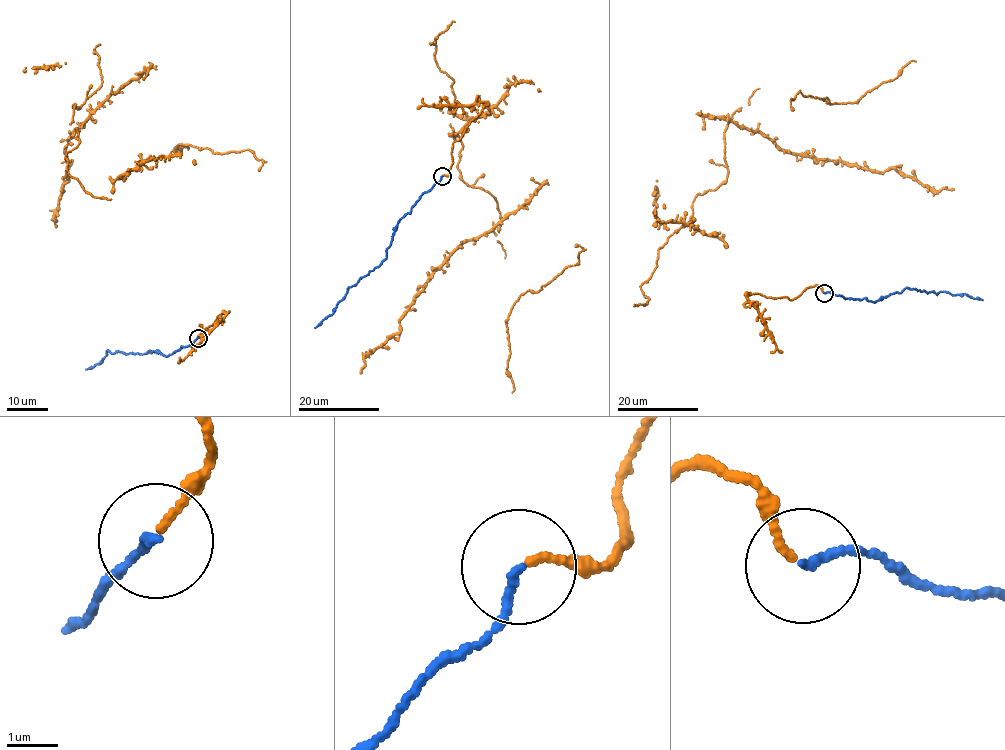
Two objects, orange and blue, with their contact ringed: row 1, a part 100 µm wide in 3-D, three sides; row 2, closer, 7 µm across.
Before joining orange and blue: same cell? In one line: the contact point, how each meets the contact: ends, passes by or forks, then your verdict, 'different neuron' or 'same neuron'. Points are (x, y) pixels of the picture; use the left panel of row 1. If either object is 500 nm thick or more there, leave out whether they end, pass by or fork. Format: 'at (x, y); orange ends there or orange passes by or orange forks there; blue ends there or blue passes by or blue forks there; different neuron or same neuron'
at (198, 338); orange ends there; blue ends there; same neuron

